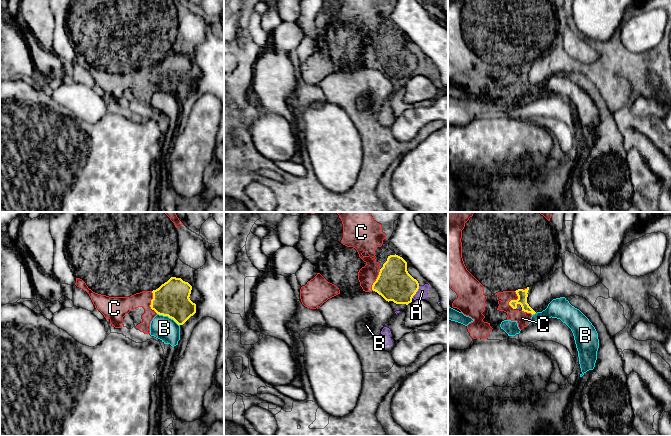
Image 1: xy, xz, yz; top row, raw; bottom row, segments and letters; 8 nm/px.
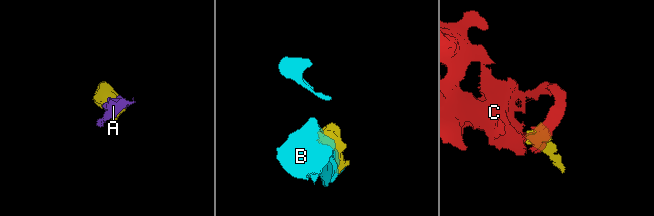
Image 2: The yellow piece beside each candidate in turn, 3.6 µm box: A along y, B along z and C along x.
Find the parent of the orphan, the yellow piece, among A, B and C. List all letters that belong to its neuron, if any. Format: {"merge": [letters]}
{"merge": ["A", "C"]}

